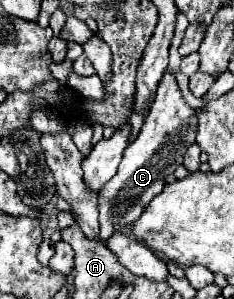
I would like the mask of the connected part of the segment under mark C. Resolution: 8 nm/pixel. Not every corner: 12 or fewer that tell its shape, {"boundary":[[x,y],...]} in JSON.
{"boundary":[[165,72],[141,132],[99,192],[99,238],[129,226],[195,142]]}

